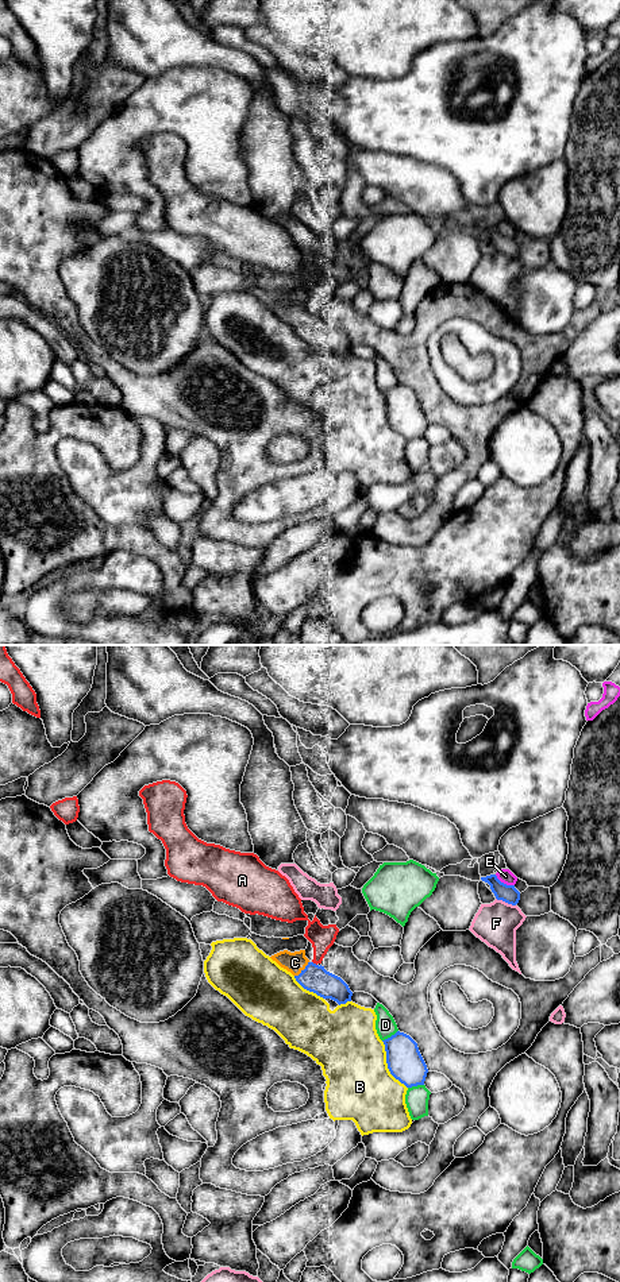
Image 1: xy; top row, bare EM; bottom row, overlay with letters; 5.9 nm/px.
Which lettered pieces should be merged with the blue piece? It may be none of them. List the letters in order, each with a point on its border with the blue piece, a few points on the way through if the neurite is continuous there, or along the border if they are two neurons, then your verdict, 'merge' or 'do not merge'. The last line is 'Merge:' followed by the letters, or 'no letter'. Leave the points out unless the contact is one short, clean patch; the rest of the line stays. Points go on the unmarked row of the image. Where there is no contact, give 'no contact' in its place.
A: meets blue in xy at (315, 316); do not merge
B: meets blue in xy at (388, 417); do not merge
C: meets blue in xy at (304, 321); runs through xy (315, 331), (304, 321), (295, 315); merge
D: meets blue in xy at (391, 389); do not merge
E: meets blue in xy at (503, 235); do not merge
F: meets blue in xy at (505, 254); do not merge
Merge: C

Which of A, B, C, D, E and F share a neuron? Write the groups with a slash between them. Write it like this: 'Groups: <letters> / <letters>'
Groups: A / B / C / D / E / F

